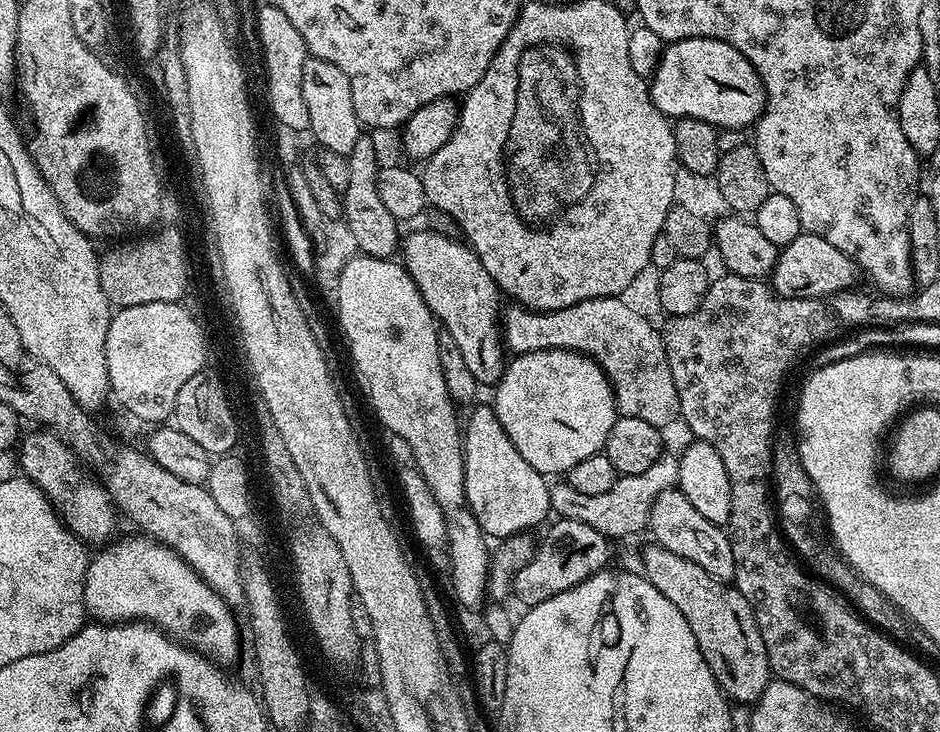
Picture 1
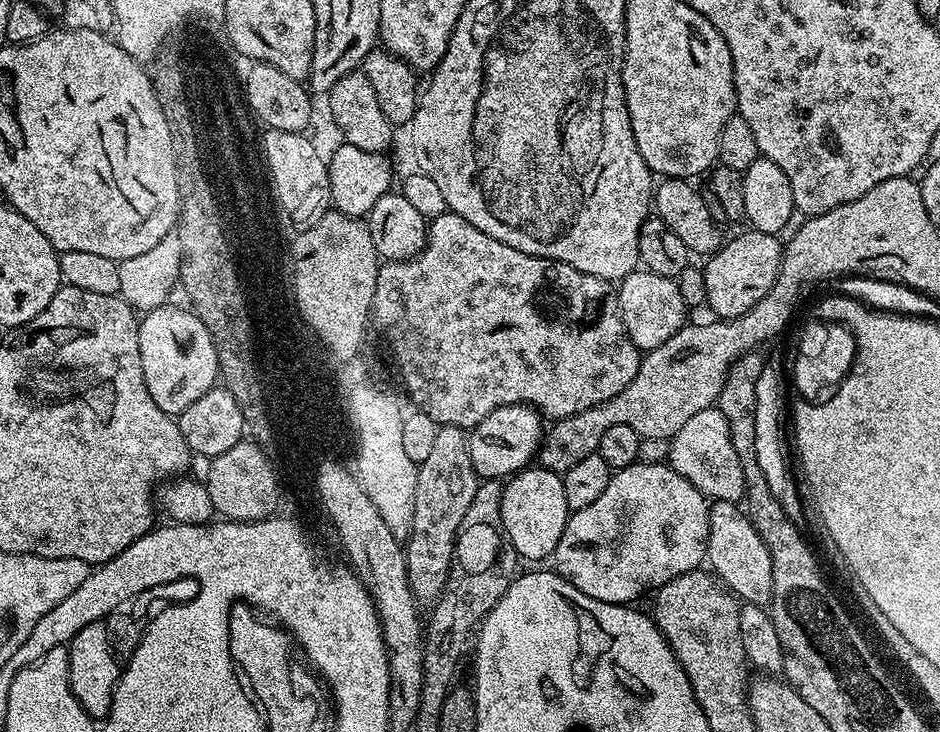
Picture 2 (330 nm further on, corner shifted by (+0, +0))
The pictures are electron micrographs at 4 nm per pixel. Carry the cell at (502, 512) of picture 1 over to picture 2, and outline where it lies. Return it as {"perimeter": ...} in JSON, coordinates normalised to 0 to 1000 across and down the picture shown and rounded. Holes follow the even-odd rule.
{"perimeter":[[[563,637],[556,645],[549,646],[536,661],[534,675],[534,713],[543,740],[547,746],[550,761],[562,765],[579,765],[590,755],[594,740],[598,735],[598,724],[602,719],[606,701],[602,691],[602,669],[597,646],[587,645],[584,639]]]}

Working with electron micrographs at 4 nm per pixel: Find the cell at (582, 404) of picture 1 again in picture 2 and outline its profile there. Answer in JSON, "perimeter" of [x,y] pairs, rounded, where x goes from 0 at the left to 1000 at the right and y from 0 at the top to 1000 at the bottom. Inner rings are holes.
{"perimeter":[[[539,552],[517,566],[517,571],[513,571],[513,577],[501,586],[498,598],[500,631],[507,652],[527,656],[544,653],[556,645],[571,627],[580,589],[580,575],[564,552]]]}

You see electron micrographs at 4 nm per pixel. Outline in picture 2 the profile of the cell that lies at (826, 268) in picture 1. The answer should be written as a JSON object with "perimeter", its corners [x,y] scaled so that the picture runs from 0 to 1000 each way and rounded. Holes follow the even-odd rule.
{"perimeter":[[[795,314],[779,329],[767,332],[764,343],[752,351],[748,362],[752,415],[760,429],[772,437],[797,426],[806,411],[815,407],[815,396],[823,391],[830,359],[834,351],[834,333],[830,322]]]}

